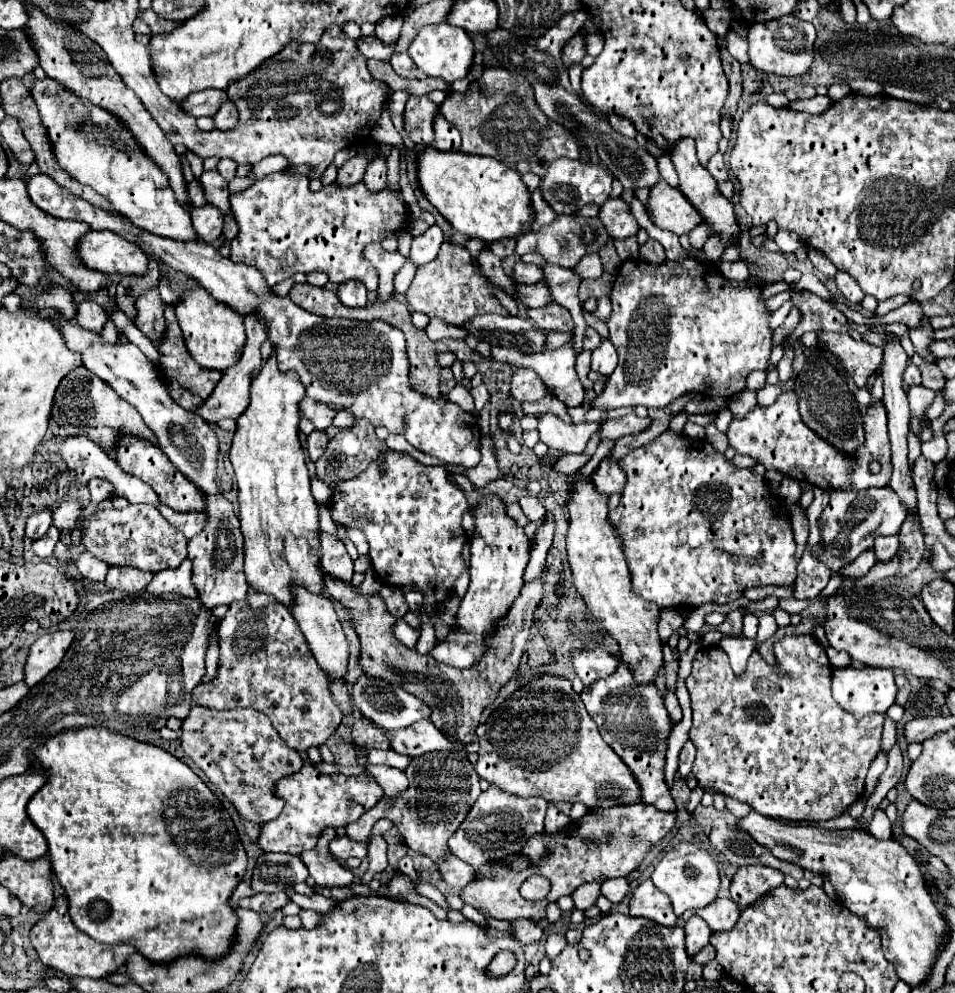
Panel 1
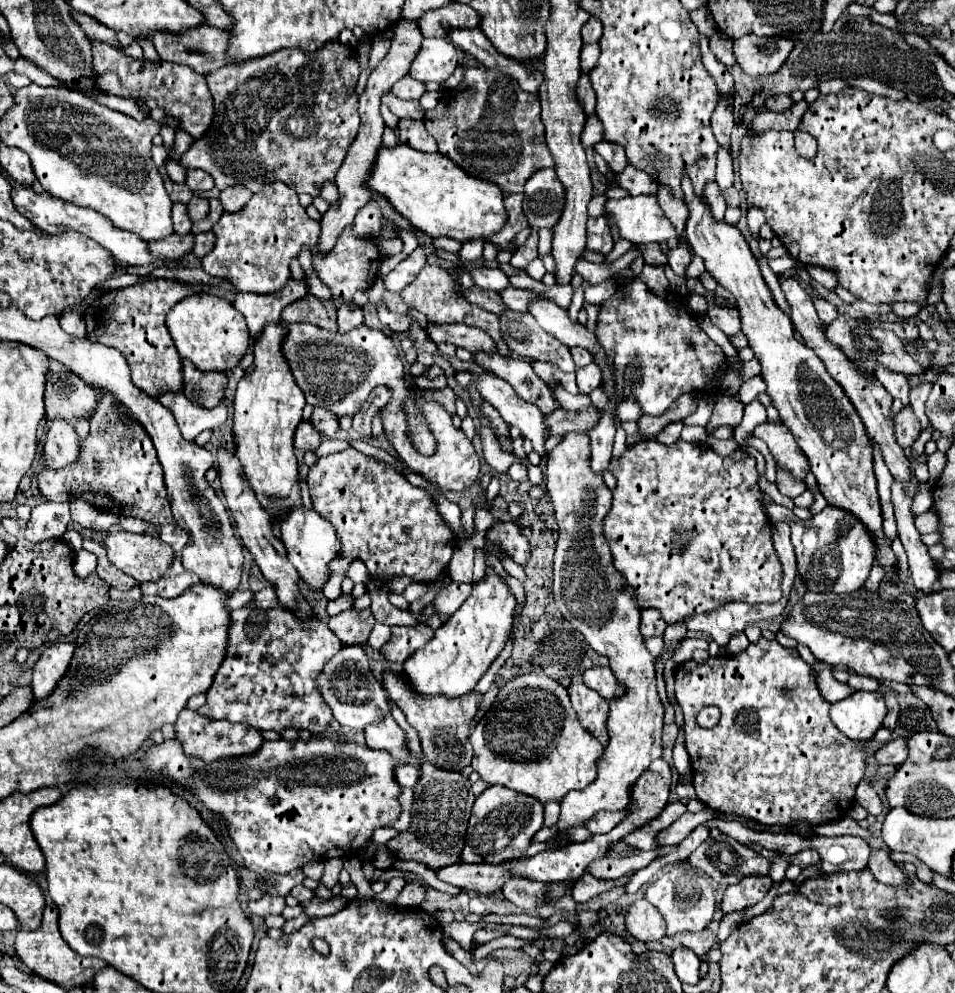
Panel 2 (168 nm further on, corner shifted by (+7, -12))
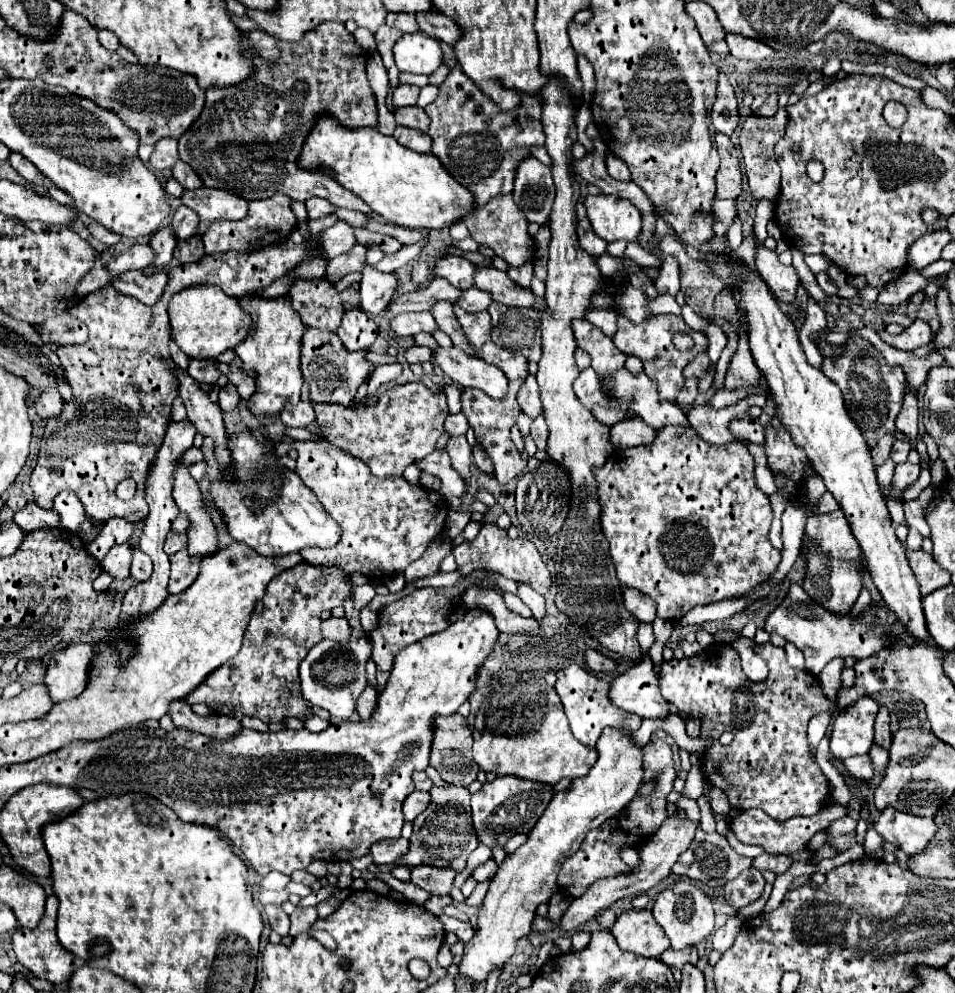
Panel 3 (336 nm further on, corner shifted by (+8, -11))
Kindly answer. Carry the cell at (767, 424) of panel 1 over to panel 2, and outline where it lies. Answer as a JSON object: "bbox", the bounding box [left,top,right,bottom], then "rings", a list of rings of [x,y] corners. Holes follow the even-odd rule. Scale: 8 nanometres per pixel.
{"bbox":[756,422,808,480],"rings":[[[772,422],[760,424],[756,428],[756,436],[768,444],[774,460],[780,466],[788,468],[800,480],[804,478],[806,468],[808,468],[808,460],[802,454],[802,450],[798,448],[798,444],[794,442],[790,430],[786,430],[786,426],[782,422],[780,424],[772,424]]]}

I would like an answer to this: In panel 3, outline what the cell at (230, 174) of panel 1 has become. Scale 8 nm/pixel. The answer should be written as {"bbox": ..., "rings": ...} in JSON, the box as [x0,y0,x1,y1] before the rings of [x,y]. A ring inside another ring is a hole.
{"bbox":[173,161,203,189],"rings":[[[177,161],[173,165],[173,177],[185,187],[185,189],[199,189],[203,185],[203,181],[197,177],[197,173],[185,165],[185,161]]]}

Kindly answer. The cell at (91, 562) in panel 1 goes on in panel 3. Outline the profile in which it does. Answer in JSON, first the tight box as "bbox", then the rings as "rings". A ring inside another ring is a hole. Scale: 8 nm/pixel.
{"bbox":[87,519,133,561],"rings":[[[111,519],[105,523],[101,533],[95,537],[95,541],[87,545],[87,551],[91,557],[101,561],[101,557],[105,557],[105,553],[115,545],[115,541],[127,541],[131,533],[133,533],[133,525],[129,521]]]}

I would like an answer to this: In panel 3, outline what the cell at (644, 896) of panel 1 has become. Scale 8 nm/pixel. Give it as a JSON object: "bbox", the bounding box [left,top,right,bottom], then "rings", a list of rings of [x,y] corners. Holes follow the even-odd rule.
{"bbox":[611,909,669,957],"rings":[[[631,909],[619,915],[611,933],[621,949],[643,957],[659,957],[665,949],[669,949],[669,939],[649,909]]]}

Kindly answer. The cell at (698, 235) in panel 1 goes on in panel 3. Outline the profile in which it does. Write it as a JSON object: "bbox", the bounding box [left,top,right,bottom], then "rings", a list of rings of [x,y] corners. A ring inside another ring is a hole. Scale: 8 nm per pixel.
{"bbox":[655,257,679,295],"rings":[[[665,257],[663,259],[663,267],[659,269],[659,277],[655,281],[655,287],[659,293],[669,293],[669,295],[677,295],[679,293],[679,261],[677,257]]]}

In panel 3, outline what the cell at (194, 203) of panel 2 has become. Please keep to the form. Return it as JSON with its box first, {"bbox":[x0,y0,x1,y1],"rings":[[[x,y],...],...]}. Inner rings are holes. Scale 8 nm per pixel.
{"bbox":[173,205,199,239],"rings":[[[181,205],[175,215],[173,215],[173,231],[177,233],[177,239],[187,239],[195,233],[197,225],[199,225],[199,219],[197,219],[197,213],[193,213],[193,209]]]}

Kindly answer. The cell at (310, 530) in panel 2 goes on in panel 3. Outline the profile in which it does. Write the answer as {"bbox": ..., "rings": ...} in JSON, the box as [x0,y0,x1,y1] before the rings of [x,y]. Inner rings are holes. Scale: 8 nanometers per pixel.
{"bbox":[211,431,341,557],"rings":[[[249,431],[231,435],[229,449],[237,465],[237,483],[231,483],[227,475],[219,475],[219,481],[211,485],[211,493],[215,505],[225,513],[227,529],[233,539],[247,543],[265,557],[283,557],[305,547],[327,549],[341,541],[341,527],[325,513],[311,489],[303,485],[297,473],[285,469],[275,453],[259,445]]]}

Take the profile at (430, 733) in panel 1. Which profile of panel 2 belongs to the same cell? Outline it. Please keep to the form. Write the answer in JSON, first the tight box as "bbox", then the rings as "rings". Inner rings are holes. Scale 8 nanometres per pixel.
{"bbox":[366,718,420,766],"rings":[[[384,718],[382,722],[376,722],[374,726],[366,726],[366,744],[374,750],[388,750],[394,758],[406,760],[412,766],[420,766],[420,760],[410,756],[408,742],[400,726],[394,722],[394,718]]]}

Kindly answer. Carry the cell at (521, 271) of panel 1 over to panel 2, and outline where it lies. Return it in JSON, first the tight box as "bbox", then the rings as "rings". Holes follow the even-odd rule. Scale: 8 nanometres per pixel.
{"bbox":[470,266,510,292],"rings":[[[478,266],[478,268],[472,268],[470,270],[470,276],[472,276],[472,282],[478,286],[478,288],[484,288],[484,290],[494,290],[494,292],[500,292],[502,288],[506,288],[510,282],[508,282],[508,276],[498,270],[498,268],[484,268],[484,266]]]}

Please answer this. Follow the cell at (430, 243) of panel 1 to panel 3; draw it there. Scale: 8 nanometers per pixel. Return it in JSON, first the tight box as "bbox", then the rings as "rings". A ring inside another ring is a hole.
{"bbox":[361,265,399,315],"rings":[[[365,265],[361,277],[361,309],[369,315],[379,315],[387,309],[387,305],[395,299],[399,289],[399,275],[393,273],[381,273],[375,267]]]}

